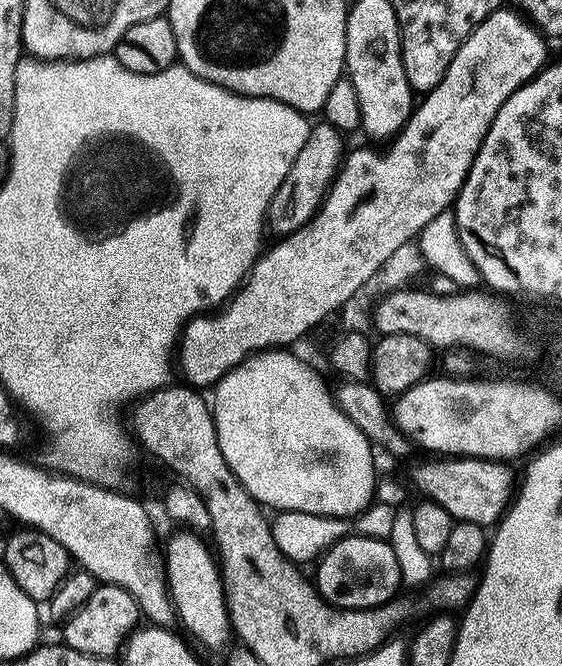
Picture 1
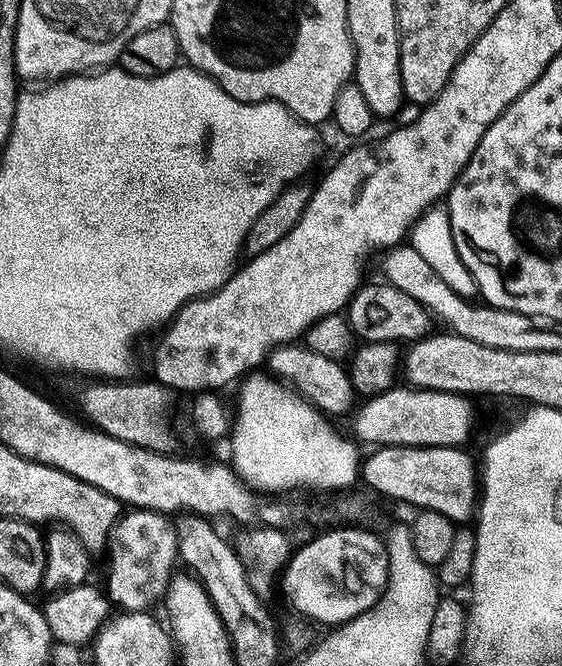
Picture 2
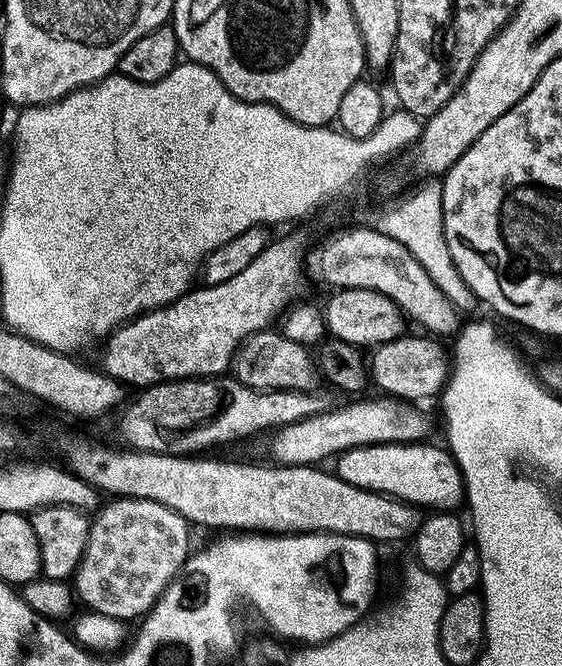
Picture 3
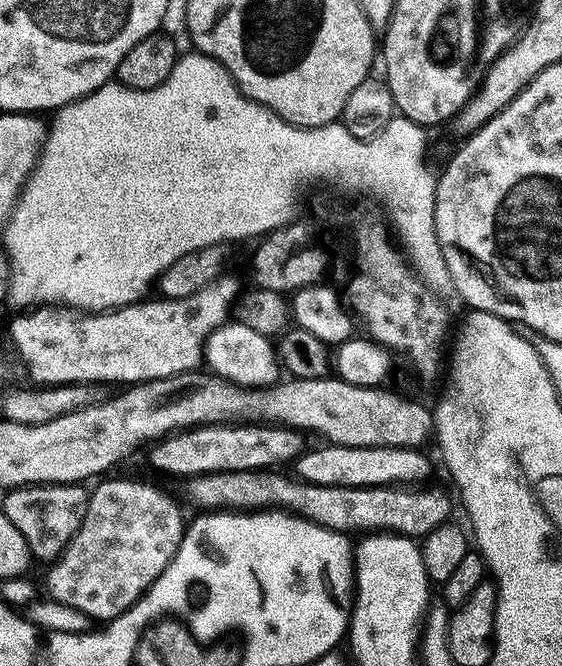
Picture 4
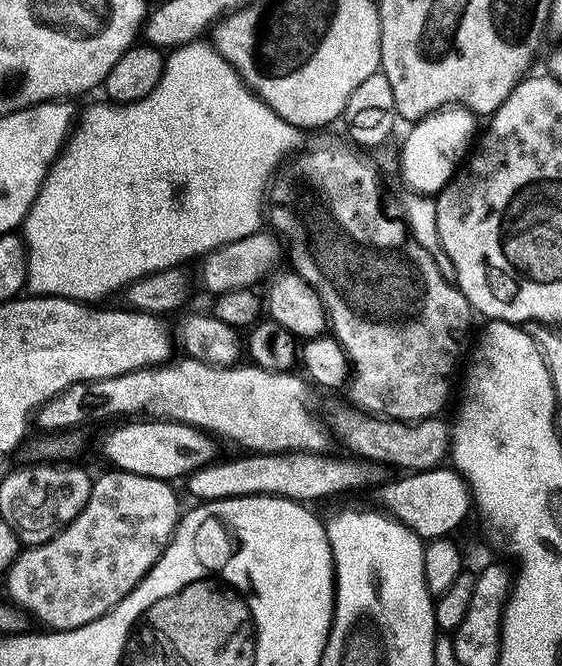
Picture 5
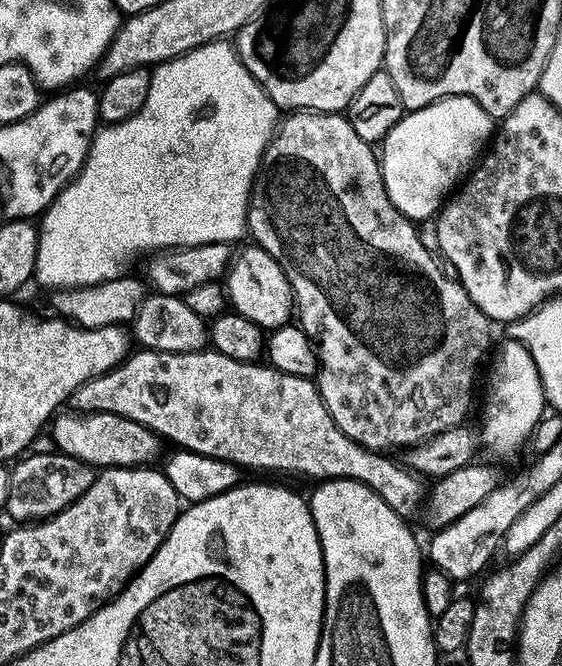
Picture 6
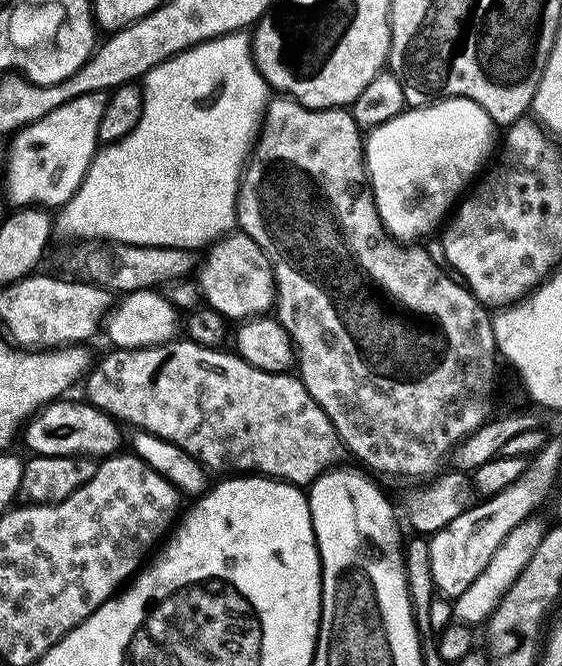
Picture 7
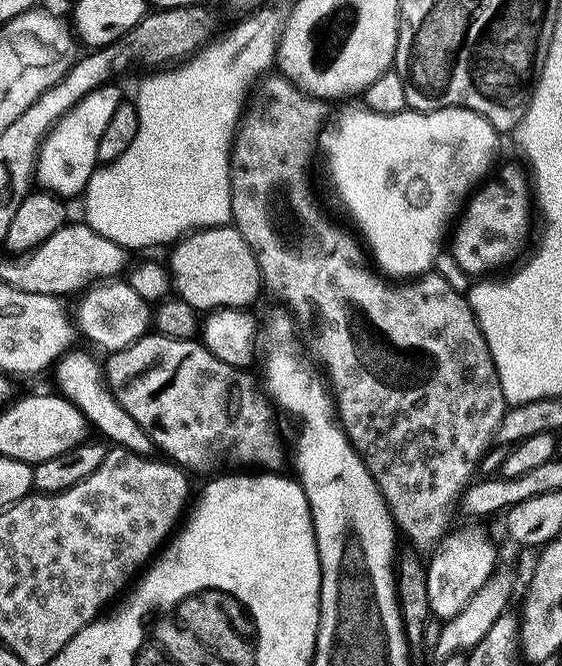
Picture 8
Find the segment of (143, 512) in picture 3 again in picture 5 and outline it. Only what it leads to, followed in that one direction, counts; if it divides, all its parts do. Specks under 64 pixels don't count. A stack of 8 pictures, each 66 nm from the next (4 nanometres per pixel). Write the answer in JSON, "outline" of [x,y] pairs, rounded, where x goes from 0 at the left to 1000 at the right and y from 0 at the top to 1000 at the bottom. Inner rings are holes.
{"outline":[[[192,706],[192,710],[189,710],[180,721],[176,716],[176,719],[165,725],[160,754],[153,754],[153,766],[146,766],[146,772],[139,772],[139,778],[125,790],[117,790],[117,796],[110,796],[110,802],[98,805],[87,817],[77,817],[66,823],[44,821],[41,827],[37,827],[27,844],[23,844],[21,851],[16,853],[11,860],[14,889],[21,893],[23,901],[20,901],[20,905],[27,908],[30,914],[44,913],[68,935],[80,937],[80,944],[96,949],[139,946],[146,940],[160,940],[167,934],[174,934],[174,928],[196,922],[263,866],[267,856],[274,856],[274,850],[288,838],[288,832],[299,824],[302,814],[313,805],[313,793],[320,788],[324,779],[324,767],[320,769],[320,751],[313,746],[313,739],[306,733],[311,731],[297,721],[253,718],[246,712],[231,712],[230,709],[215,709],[212,706]]]}

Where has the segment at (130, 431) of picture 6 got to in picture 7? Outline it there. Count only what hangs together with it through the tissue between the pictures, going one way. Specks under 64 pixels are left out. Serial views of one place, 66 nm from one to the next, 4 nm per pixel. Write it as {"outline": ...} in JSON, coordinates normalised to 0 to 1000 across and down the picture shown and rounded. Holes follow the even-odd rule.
{"outline":[[[109,598],[66,619],[39,649],[57,685],[153,685],[198,688],[222,671],[224,655],[214,650],[215,638],[187,619],[176,619],[155,604],[133,607],[128,598]]]}

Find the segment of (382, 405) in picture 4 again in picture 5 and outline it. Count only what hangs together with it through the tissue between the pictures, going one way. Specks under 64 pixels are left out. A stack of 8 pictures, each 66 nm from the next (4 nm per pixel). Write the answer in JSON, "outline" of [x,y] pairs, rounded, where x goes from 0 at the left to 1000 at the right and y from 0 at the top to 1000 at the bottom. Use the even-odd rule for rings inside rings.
{"outline":[[[617,611],[593,616],[587,643],[596,659],[616,667],[632,686],[651,694],[664,691],[669,697],[721,703],[717,707],[726,712],[763,709],[767,703],[785,701],[799,689],[804,677],[804,643],[790,628],[749,631],[744,637],[715,637],[710,631],[687,631],[658,625],[632,611]]]}

